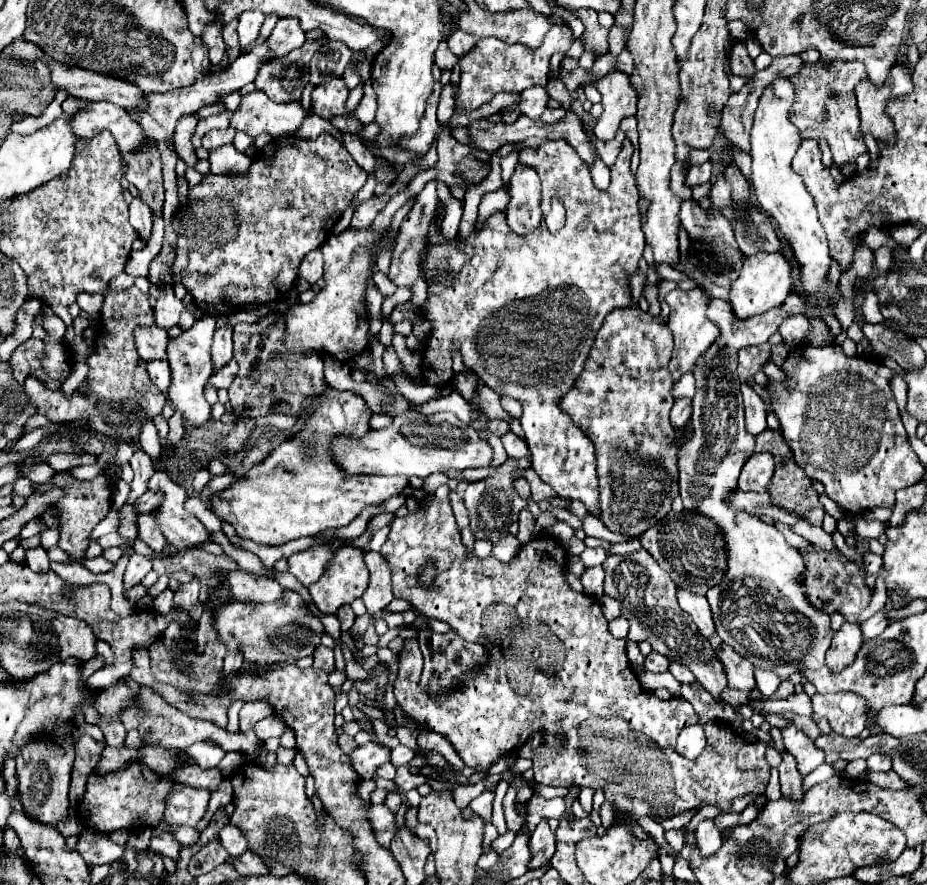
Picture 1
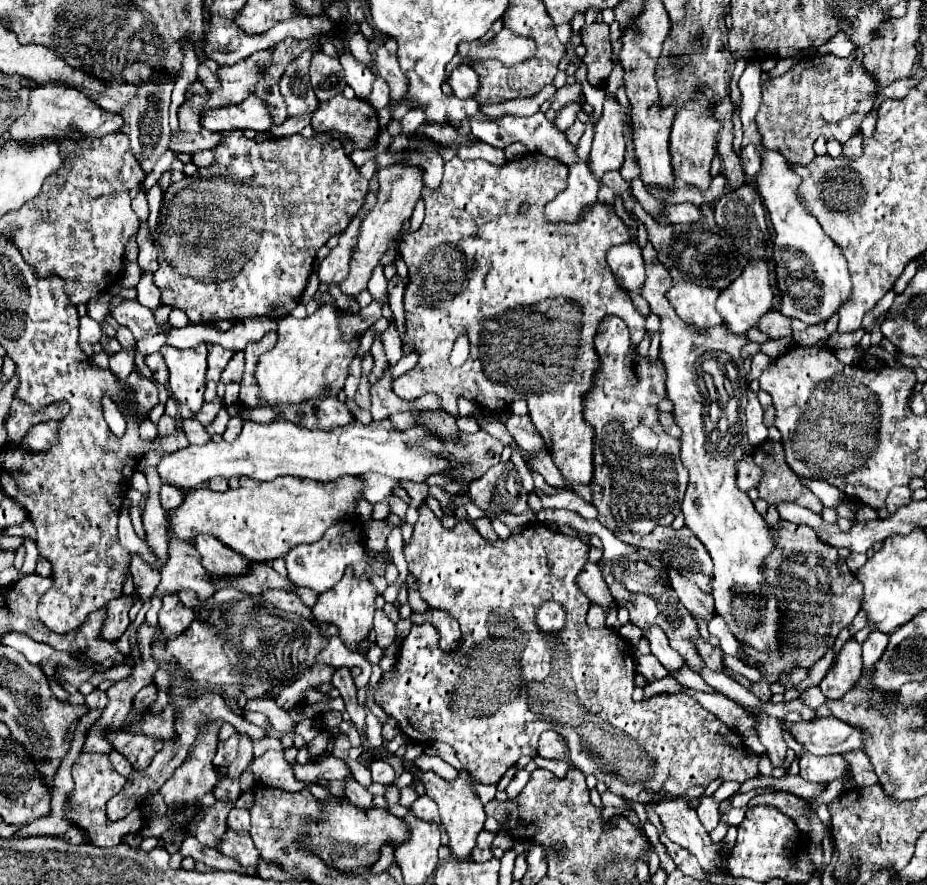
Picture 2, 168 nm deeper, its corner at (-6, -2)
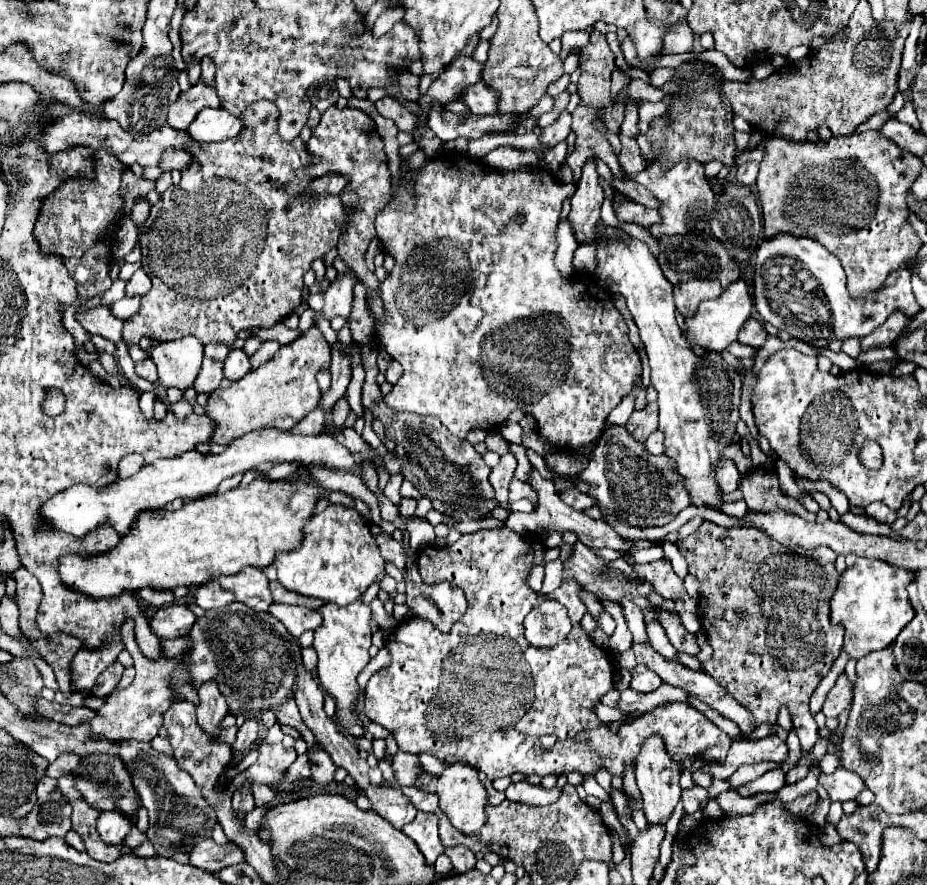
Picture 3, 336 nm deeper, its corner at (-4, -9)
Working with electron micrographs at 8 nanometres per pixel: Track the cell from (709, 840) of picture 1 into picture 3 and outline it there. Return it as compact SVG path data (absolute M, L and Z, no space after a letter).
M693 786L691 790L685 790L681 796L681 802L683 802L683 808L687 814L695 814L697 810L705 810L709 800L711 798L709 798L707 790L701 786Z

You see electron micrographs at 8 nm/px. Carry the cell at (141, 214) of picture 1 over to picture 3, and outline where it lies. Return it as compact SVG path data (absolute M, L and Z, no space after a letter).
M139 268L133 276L131 276L131 280L127 282L127 296L135 296L135 294L145 294L145 292L149 292L149 288L151 288L151 278L147 276L147 272L143 270L143 268Z

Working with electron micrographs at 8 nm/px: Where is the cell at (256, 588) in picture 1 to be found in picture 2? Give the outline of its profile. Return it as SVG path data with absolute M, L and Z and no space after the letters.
M265 591L261 597L265 601L269 601L271 605L275 605L277 609L281 609L281 611L303 615L303 619L313 619L311 609L295 593L287 593L287 591Z

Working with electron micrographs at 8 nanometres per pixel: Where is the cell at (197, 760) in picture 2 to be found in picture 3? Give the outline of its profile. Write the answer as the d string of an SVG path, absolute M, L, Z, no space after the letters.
M205 682L205 686L201 686L197 694L199 694L197 724L209 736L209 740L217 740L221 734L221 722L229 714L227 702L223 694L217 690L215 682Z

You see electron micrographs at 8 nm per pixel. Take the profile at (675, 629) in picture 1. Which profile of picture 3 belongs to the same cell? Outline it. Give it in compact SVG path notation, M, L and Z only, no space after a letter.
M575 542L573 544L573 558L569 558L569 566L563 566L563 580L565 578L577 578L577 582L581 582L581 586L585 586L585 590L593 592L597 598L607 598L607 600L613 600L613 602L619 602L623 598L633 600L643 610L647 608L659 620L661 606L657 606L655 602L649 600L649 594L655 592L653 586L649 582L641 580L639 574L637 574L637 570L633 566L629 566L629 562L623 560L623 558L607 562L607 560L597 558L585 544Z

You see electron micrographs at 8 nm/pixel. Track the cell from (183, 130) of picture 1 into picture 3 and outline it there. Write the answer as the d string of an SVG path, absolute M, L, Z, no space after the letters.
M199 80L187 92L181 92L177 102L169 106L167 124L173 126L175 130L185 130L185 126L189 126L193 118L207 106L221 106L217 98L217 90Z

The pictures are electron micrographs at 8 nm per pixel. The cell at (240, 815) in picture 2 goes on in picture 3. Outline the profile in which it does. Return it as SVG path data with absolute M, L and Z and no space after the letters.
M241 788L235 796L233 796L233 810L239 810L239 814L247 814L255 808L255 802L253 802L253 796L251 796L251 790L249 788Z

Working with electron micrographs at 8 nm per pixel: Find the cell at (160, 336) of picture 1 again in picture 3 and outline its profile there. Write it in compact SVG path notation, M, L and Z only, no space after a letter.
M97 306L85 314L79 314L77 320L89 334L99 334L111 342L119 342L123 338L123 326L125 320L111 314L109 308Z

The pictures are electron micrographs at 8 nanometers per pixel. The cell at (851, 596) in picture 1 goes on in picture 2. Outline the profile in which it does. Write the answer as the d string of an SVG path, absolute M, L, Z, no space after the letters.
M779 521L779 525L771 527L775 531L775 551L763 563L765 571L773 571L773 595L779 599L779 647L781 657L773 653L763 653L757 649L749 649L749 645L741 643L741 653L747 661L753 661L761 671L763 681L749 687L749 691L759 701L771 699L771 683L779 681L779 675L803 667L813 667L833 645L839 631L845 629L853 617L859 613L859 603L863 599L863 585L849 571L847 563L837 555L837 549L829 543L821 541L811 527L795 525L789 521Z

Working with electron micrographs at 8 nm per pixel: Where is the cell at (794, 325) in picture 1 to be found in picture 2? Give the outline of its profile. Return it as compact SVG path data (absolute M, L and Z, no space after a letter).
M769 311L767 315L763 315L763 319L759 319L757 329L765 333L769 339L779 339L791 335L791 319L781 315L779 311Z

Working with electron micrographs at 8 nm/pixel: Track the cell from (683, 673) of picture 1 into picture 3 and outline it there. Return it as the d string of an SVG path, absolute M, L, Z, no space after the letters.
M621 602L621 606L623 606L623 614L625 614L625 618L627 618L629 630L631 630L631 634L633 634L633 642L649 644L647 626L645 626L641 608L639 608L639 606L633 606L633 602Z

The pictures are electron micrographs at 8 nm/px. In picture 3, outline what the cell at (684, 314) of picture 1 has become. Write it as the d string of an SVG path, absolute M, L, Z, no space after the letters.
M705 280L685 282L681 286L675 286L675 304L683 318L691 318L703 300L717 298L721 292L723 290L719 282L705 282Z

